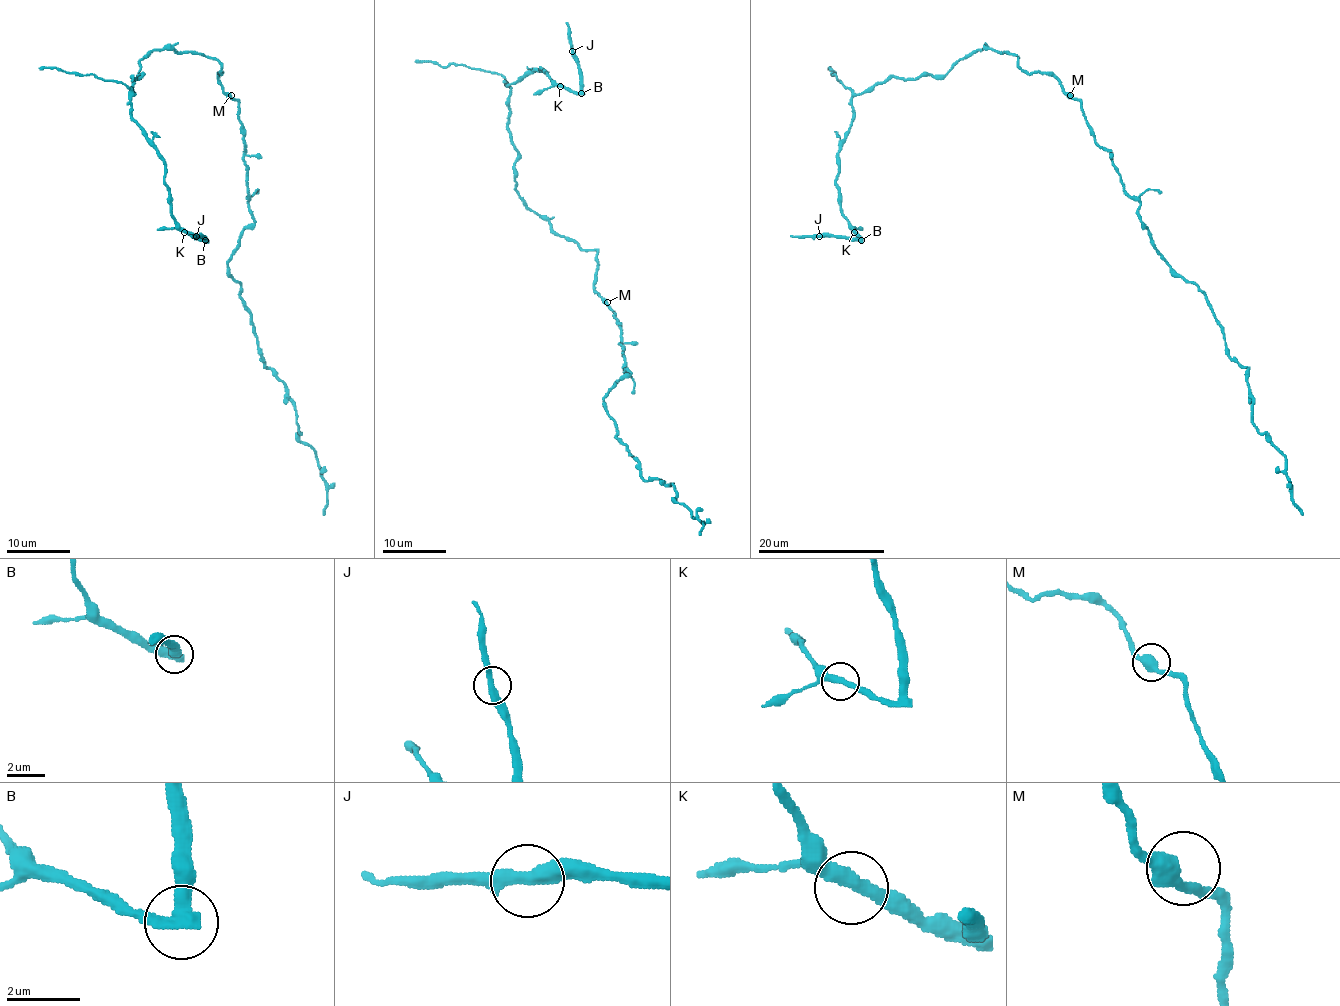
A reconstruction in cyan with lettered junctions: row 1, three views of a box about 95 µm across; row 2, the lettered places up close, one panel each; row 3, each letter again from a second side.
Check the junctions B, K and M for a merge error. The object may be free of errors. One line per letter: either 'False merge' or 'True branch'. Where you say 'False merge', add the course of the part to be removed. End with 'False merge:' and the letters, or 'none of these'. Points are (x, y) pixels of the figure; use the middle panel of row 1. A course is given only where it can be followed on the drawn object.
B: False merge. Course of the part to remove: (580, 94), (580, 70), (566, 22)
K: True branch
M: True branch
False merge: B

